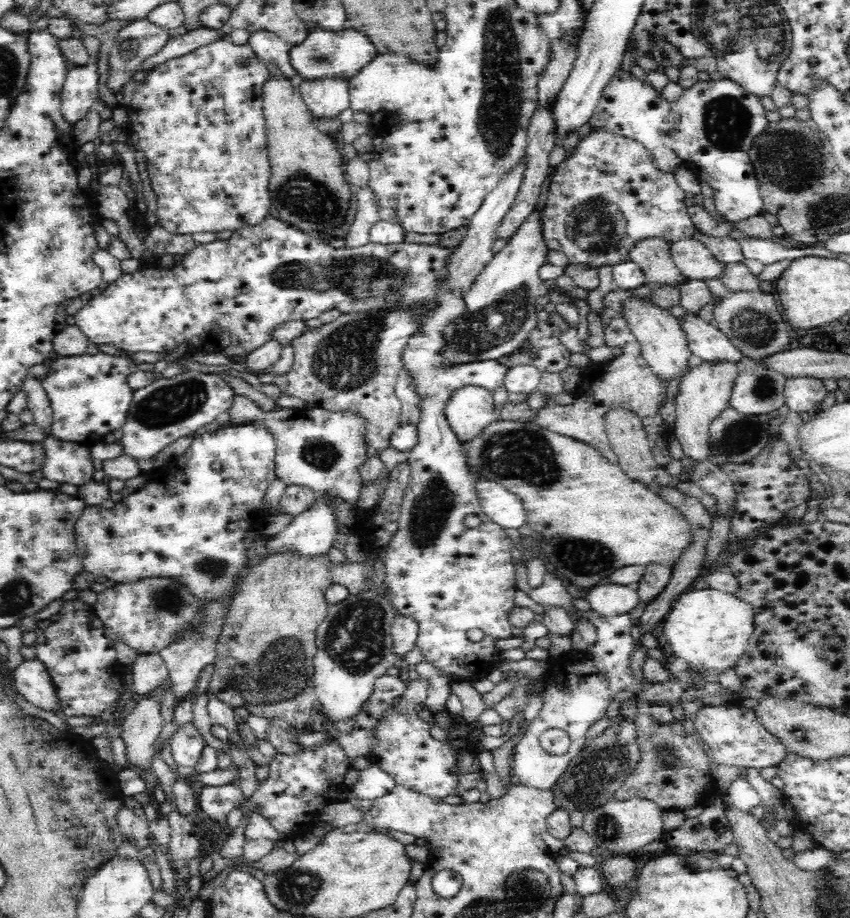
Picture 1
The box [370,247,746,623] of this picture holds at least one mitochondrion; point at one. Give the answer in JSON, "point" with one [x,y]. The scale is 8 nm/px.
{"point":[523,453]}

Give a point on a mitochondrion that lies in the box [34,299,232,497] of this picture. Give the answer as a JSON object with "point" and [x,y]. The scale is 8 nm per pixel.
{"point":[168,405]}

